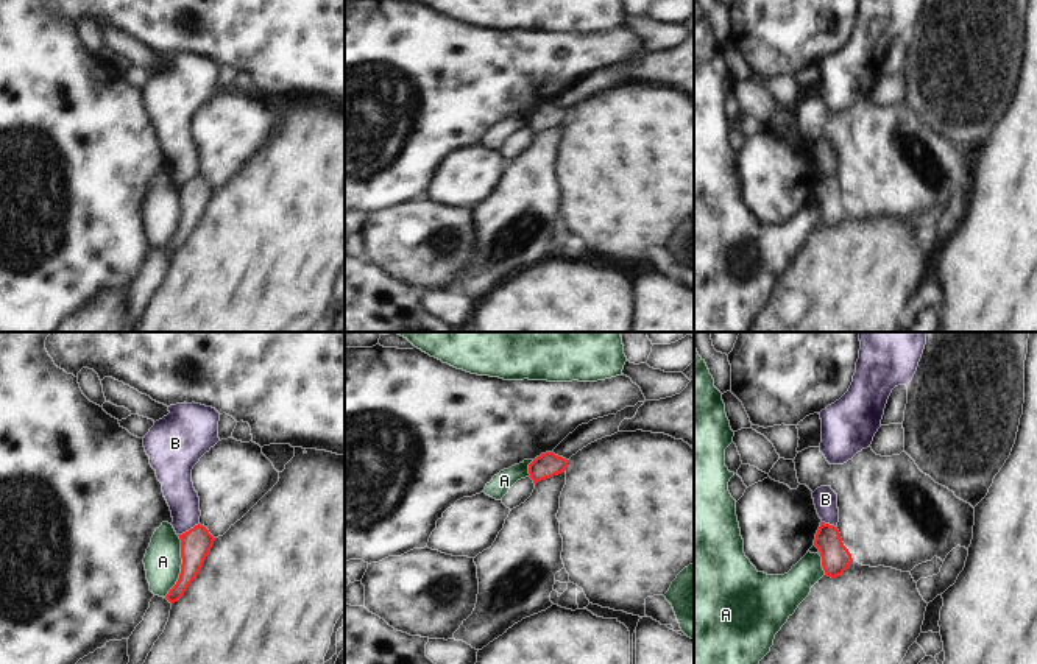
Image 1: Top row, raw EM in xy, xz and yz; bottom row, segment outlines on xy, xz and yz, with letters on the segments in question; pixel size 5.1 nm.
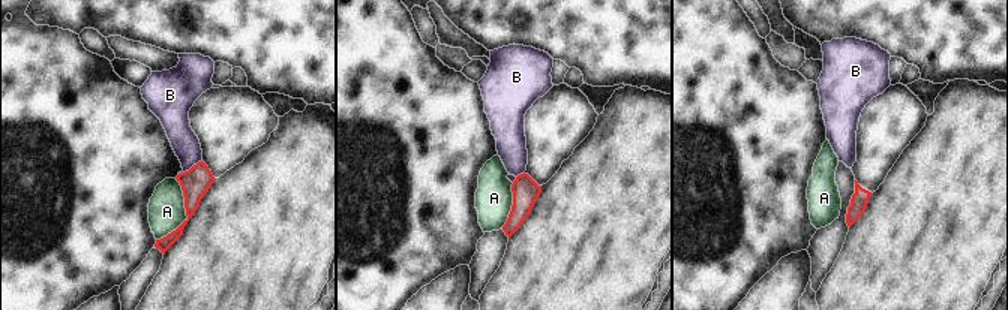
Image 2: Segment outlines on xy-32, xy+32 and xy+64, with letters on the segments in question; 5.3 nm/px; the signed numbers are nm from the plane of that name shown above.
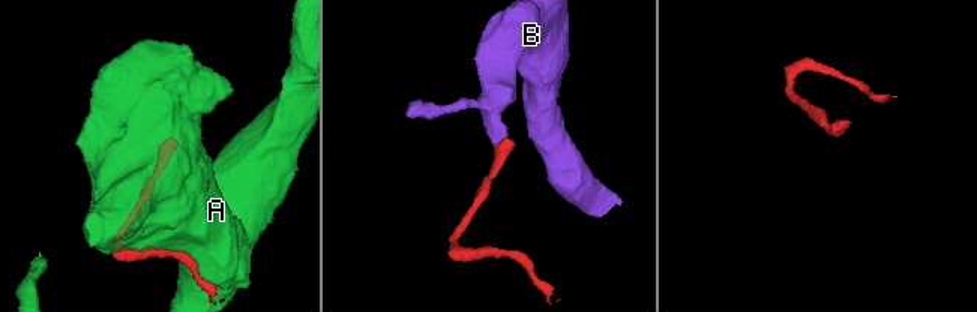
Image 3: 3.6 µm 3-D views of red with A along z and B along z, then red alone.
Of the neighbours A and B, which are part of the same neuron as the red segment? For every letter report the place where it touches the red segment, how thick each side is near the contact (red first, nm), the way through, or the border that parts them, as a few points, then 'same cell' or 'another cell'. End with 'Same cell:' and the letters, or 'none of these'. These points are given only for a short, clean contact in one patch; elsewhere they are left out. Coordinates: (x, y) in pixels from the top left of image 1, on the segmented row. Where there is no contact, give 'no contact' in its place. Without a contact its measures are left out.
A: meets red in xy at (181, 566); 160 nm thick on the red side, 190 nm on the other; another cell
B: meets red in xy at (189, 530); 160 nm thick on the red side, 160 nm on the other; border along xy (198, 522), (178, 535); another cell
Same cell: none of these

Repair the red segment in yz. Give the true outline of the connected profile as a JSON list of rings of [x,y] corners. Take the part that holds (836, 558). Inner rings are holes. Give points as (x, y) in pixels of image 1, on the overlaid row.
[[[820,522],[814,546],[820,552],[825,575],[831,578],[842,575],[853,563],[851,553],[844,546],[841,533],[834,525]]]

